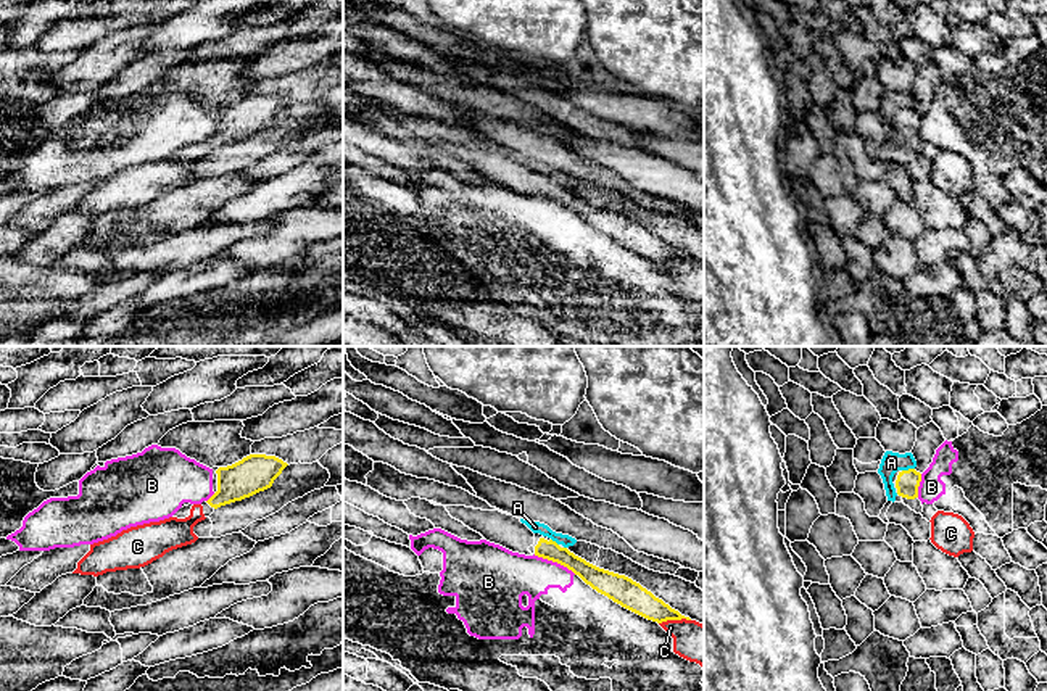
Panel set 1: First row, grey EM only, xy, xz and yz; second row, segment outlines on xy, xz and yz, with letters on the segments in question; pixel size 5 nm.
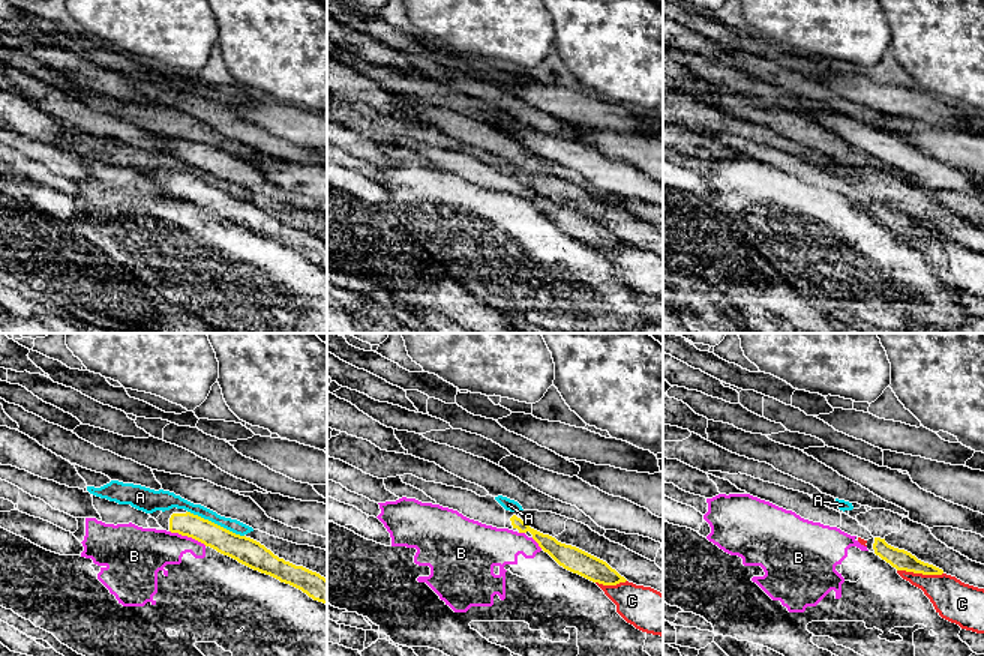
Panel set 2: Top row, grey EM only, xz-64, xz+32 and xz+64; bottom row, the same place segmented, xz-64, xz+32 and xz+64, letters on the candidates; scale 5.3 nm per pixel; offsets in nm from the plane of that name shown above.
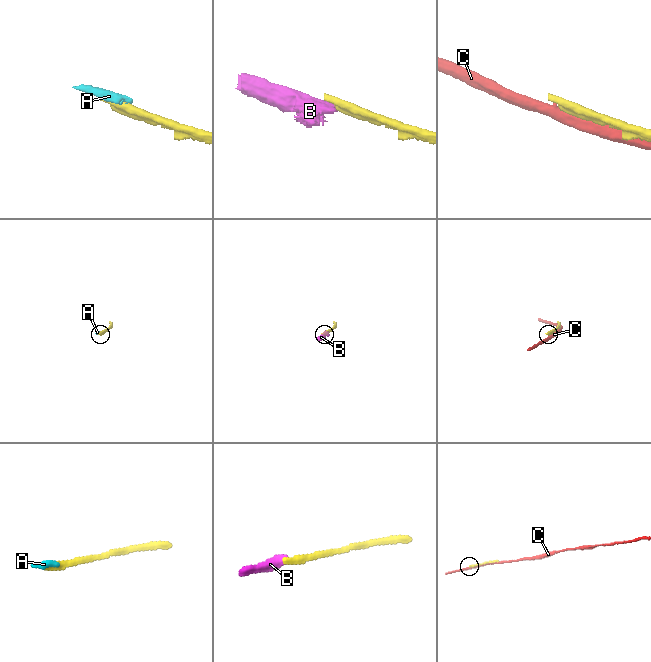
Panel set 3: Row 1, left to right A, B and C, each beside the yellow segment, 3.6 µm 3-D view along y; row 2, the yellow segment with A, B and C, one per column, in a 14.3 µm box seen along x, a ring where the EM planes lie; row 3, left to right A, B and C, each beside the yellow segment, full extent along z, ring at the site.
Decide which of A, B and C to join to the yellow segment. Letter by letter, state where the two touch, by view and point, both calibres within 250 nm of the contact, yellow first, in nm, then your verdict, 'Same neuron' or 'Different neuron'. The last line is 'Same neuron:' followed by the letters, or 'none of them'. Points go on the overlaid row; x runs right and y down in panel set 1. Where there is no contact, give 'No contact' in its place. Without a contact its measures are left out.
A: Touches yellow at yz (909, 469). Thickness 120 nm (yellow) against 100 nm. Different neuron
B: Touches yellow at xz (554, 561). Thickness 110 nm (yellow) against 240 nm. Different neuron
C: Touches yellow at xz (674, 619). Thickness 140 nm (yellow) against 190 nm. Different neuron
Same neuron: none of them

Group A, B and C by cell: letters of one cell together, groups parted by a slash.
A / B / C

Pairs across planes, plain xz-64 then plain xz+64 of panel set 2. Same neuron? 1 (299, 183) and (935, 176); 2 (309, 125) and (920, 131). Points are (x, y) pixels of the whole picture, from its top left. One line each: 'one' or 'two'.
1: one
2: two

